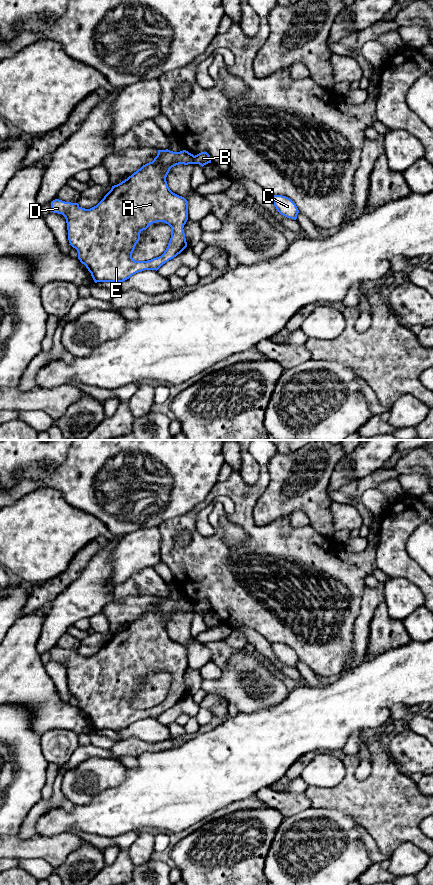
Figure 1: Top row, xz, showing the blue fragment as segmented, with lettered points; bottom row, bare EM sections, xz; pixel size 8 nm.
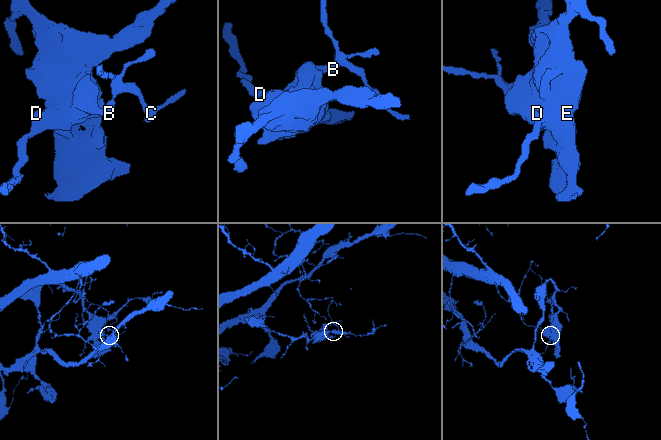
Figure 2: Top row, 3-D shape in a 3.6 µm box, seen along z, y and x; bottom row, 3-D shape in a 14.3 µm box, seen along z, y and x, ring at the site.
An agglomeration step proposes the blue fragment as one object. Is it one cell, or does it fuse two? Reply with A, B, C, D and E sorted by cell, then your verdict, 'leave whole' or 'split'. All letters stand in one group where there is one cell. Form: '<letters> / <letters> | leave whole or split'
A D E / B C | split

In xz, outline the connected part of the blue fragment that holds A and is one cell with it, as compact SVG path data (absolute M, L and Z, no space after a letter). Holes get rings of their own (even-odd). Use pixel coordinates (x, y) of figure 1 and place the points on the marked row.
M158 150L152 162L112 186L104 198L90 209L59 199L51 202L51 212L65 217L69 243L77 250L78 259L91 273L95 283L119 283L144 270L157 271L187 247L183 228L188 220L188 201L170 190L166 177L172 167L193 164L193 160L194 155L186 150ZM156 222L164 222L171 227L171 238L166 250L161 256L151 260L135 261L132 253L140 240L140 233Z

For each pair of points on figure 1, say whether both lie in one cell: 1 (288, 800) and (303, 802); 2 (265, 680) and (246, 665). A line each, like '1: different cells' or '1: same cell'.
1: same cell
2: same cell

